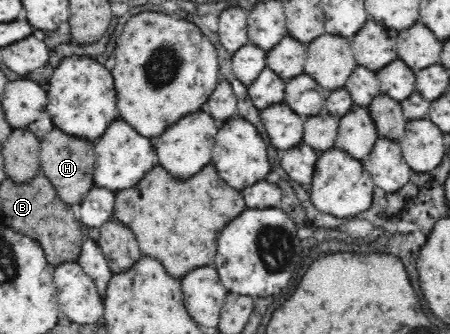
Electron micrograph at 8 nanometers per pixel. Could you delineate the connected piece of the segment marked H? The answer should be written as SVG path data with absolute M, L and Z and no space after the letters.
M55 127L40 140L40 169L44 176L50 181L52 187L57 193L63 204L72 206L73 204L83 202L89 191L94 186L94 177L92 169L96 153L94 144L89 141L75 141L73 137L63 137Z

